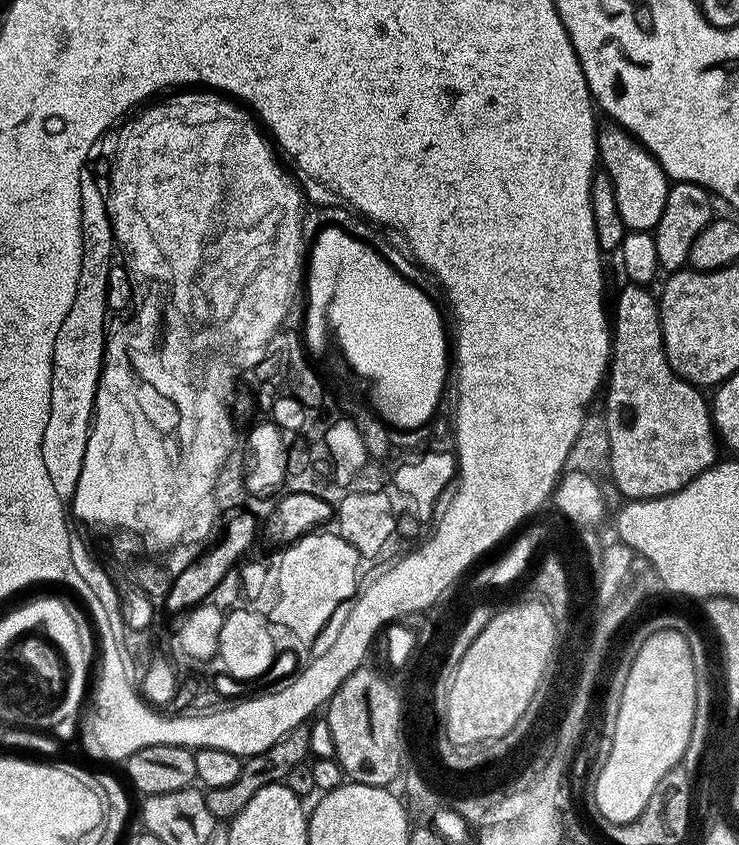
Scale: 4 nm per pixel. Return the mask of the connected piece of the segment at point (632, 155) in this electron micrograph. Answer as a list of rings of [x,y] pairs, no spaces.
[[[608,126],[608,129],[599,133],[600,160],[602,168],[612,175],[612,184],[616,187],[616,208],[620,211],[620,220],[625,224],[627,231],[655,233],[662,222],[662,214],[666,214],[668,189],[670,181],[662,167],[644,149],[644,145],[635,136],[628,135],[619,126]]]

